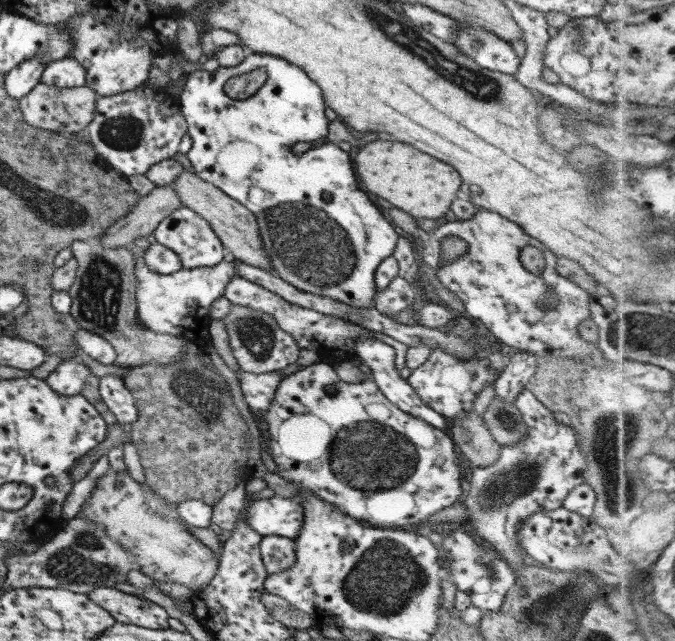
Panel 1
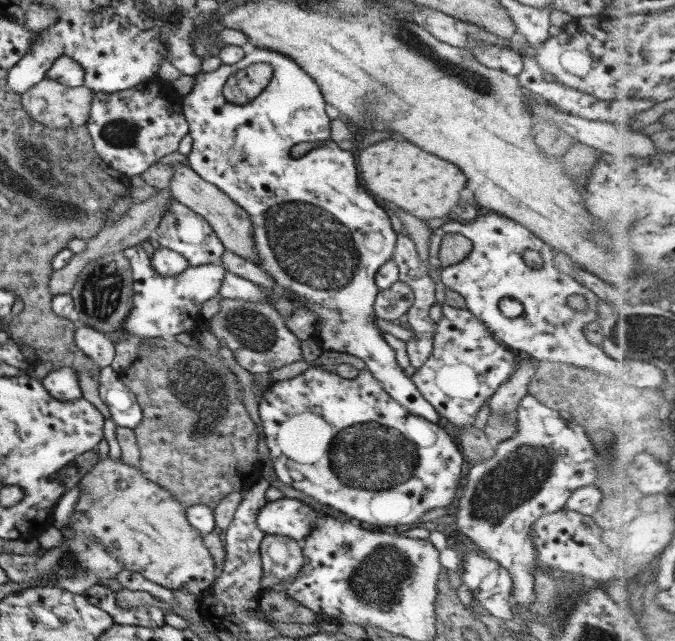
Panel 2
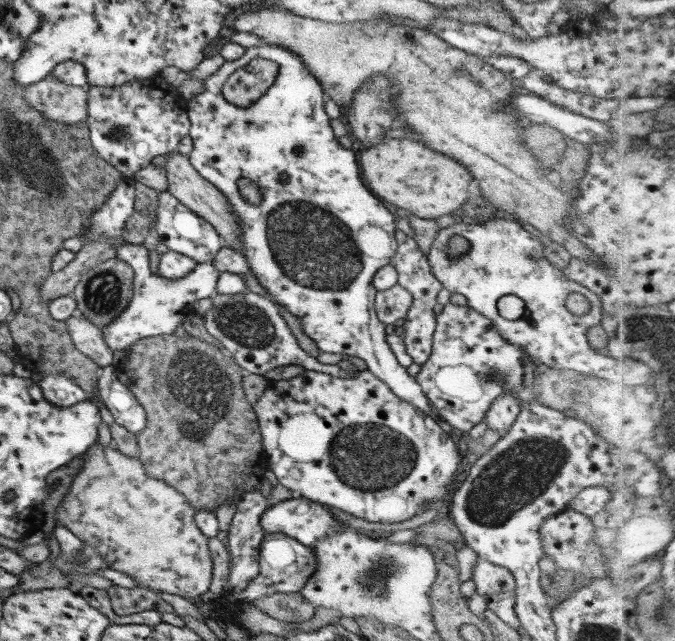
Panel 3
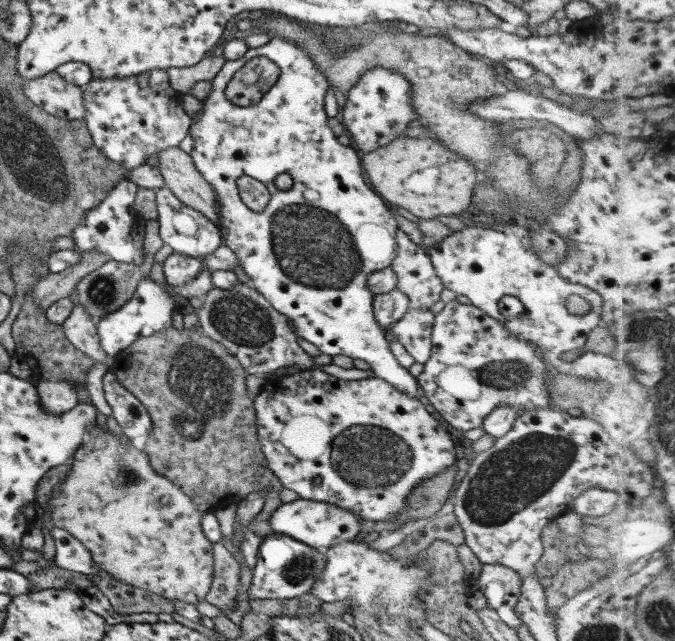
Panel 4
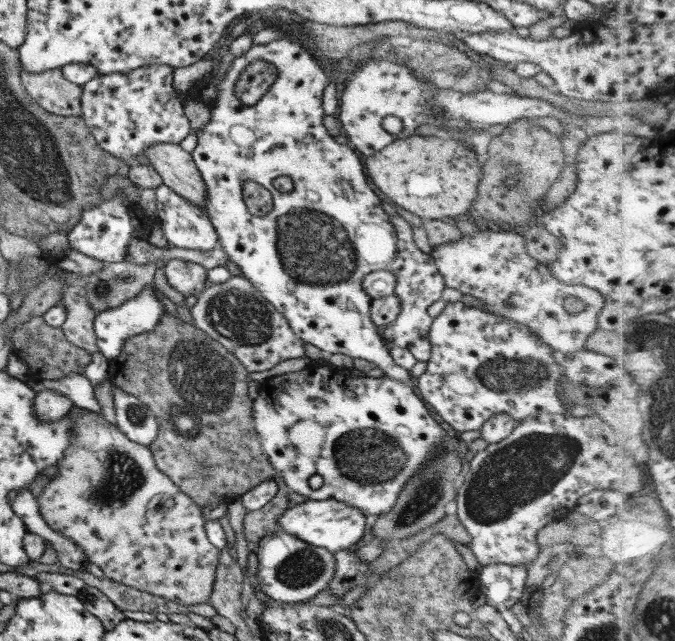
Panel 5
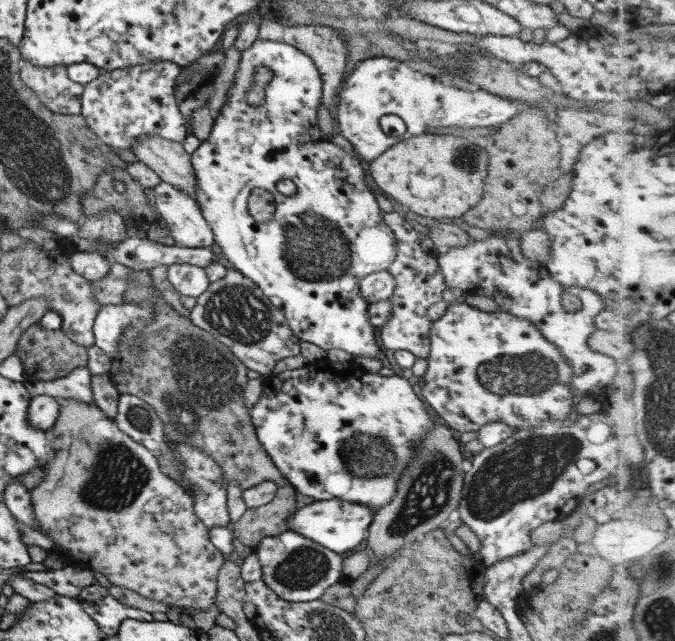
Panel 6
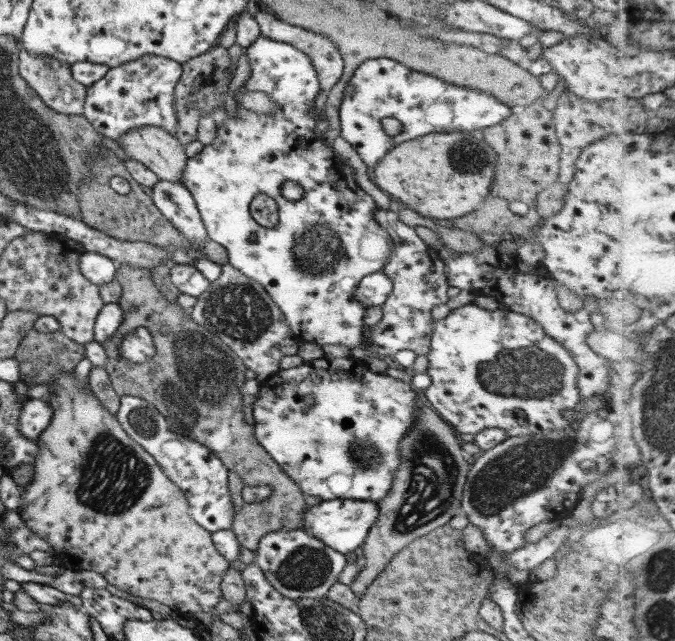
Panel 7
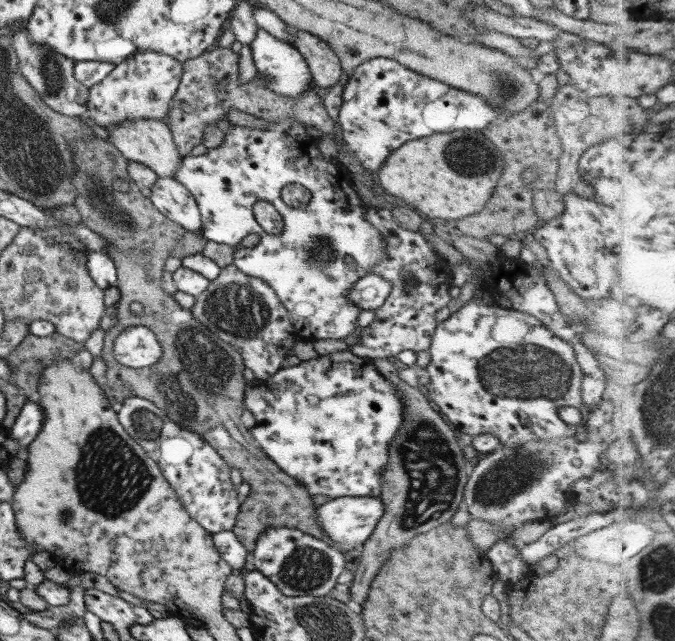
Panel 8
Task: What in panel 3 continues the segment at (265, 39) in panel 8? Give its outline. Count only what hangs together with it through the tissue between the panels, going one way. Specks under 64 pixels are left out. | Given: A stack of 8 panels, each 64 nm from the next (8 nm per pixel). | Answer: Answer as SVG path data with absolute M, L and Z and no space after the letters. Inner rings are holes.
M265 44L258 47L251 47L245 50L245 54L238 60L225 61L225 63L214 73L204 80L204 91L199 93L191 100L187 100L186 114L188 114L191 127L189 135L193 140L193 149L190 151L189 161L192 166L203 176L204 179L214 184L222 194L227 198L230 203L233 214L239 219L241 224L241 237L239 242L242 243L242 257L246 258L249 264L251 274L253 274L258 282L266 289L266 292L272 296L279 306L283 306L300 320L301 326L305 336L311 338L317 345L321 352L330 352L330 354L346 354L346 356L357 356L362 358L367 364L367 369L376 377L382 380L384 384L390 387L390 390L402 400L413 404L413 407L427 415L430 414L430 407L428 399L422 392L420 385L415 381L408 371L397 361L396 355L393 353L392 348L387 341L387 334L385 324L380 322L375 311L375 294L378 292L377 288L373 285L373 278L376 272L383 266L388 265L392 257L396 255L397 240L395 237L396 223L394 216L384 208L384 204L362 184L360 180L360 168L358 168L358 158L354 154L354 150L348 150L338 143L338 139L333 133L331 119L325 112L325 92L323 91L320 81L306 69L305 64L298 55L290 52L288 48L282 48L276 44ZM253 58L265 58L275 62L279 66L279 73L274 84L268 88L267 93L261 96L256 103L246 108L235 106L226 102L222 94L222 87L226 79L241 66L246 66ZM281 176L287 178L286 182L281 180ZM247 178L252 180L254 186L260 187L263 194L263 201L260 204L250 204L244 200L241 195L241 189L237 185L240 179Z

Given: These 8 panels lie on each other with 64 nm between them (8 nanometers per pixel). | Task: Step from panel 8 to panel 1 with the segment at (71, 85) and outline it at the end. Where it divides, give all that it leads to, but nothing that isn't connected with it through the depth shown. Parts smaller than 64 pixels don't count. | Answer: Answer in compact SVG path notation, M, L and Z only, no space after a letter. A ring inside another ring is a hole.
M42 81L19 100L19 106L28 125L36 129L46 129L53 135L65 133L84 133L87 126L94 120L96 99L99 94L86 85L74 88L50 86Z

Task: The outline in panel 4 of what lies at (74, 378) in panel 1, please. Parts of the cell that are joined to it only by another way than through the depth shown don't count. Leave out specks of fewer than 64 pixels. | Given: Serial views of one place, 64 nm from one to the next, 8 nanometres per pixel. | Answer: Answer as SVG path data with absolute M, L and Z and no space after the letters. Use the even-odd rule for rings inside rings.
M40 380L37 383L41 405L50 414L68 412L78 404L77 390L70 381Z

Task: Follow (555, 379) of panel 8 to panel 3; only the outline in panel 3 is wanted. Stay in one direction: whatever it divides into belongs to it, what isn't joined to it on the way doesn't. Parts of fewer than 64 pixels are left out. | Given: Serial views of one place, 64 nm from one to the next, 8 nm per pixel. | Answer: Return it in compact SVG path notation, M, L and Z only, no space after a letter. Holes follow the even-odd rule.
M456 301L445 304L435 319L437 325L433 334L431 355L425 364L421 364L421 370L416 375L415 381L420 385L426 398L432 402L436 412L439 412L450 426L465 433L470 431L478 422L482 422L493 402L505 392L515 392L521 404L536 401L532 382L541 368L540 364L522 347L510 344L502 338L500 331L490 319L483 317L468 305L456 305Z

